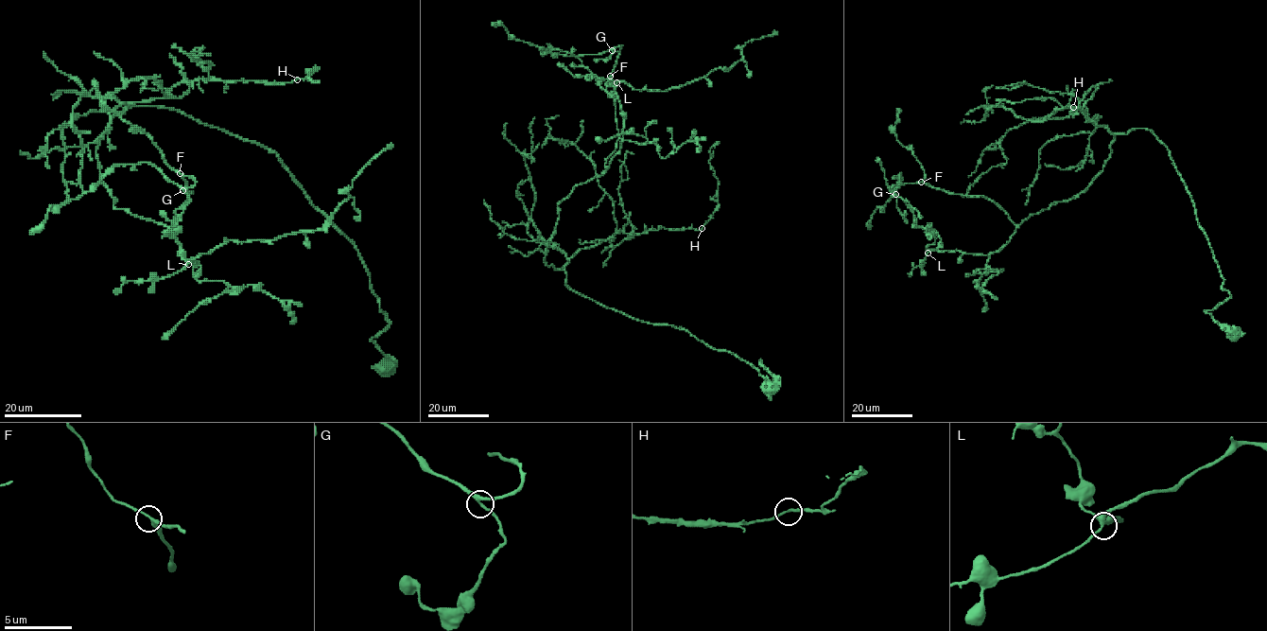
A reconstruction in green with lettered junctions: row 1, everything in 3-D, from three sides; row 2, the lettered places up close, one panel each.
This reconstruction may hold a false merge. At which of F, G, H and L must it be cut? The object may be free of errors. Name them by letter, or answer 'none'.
none

